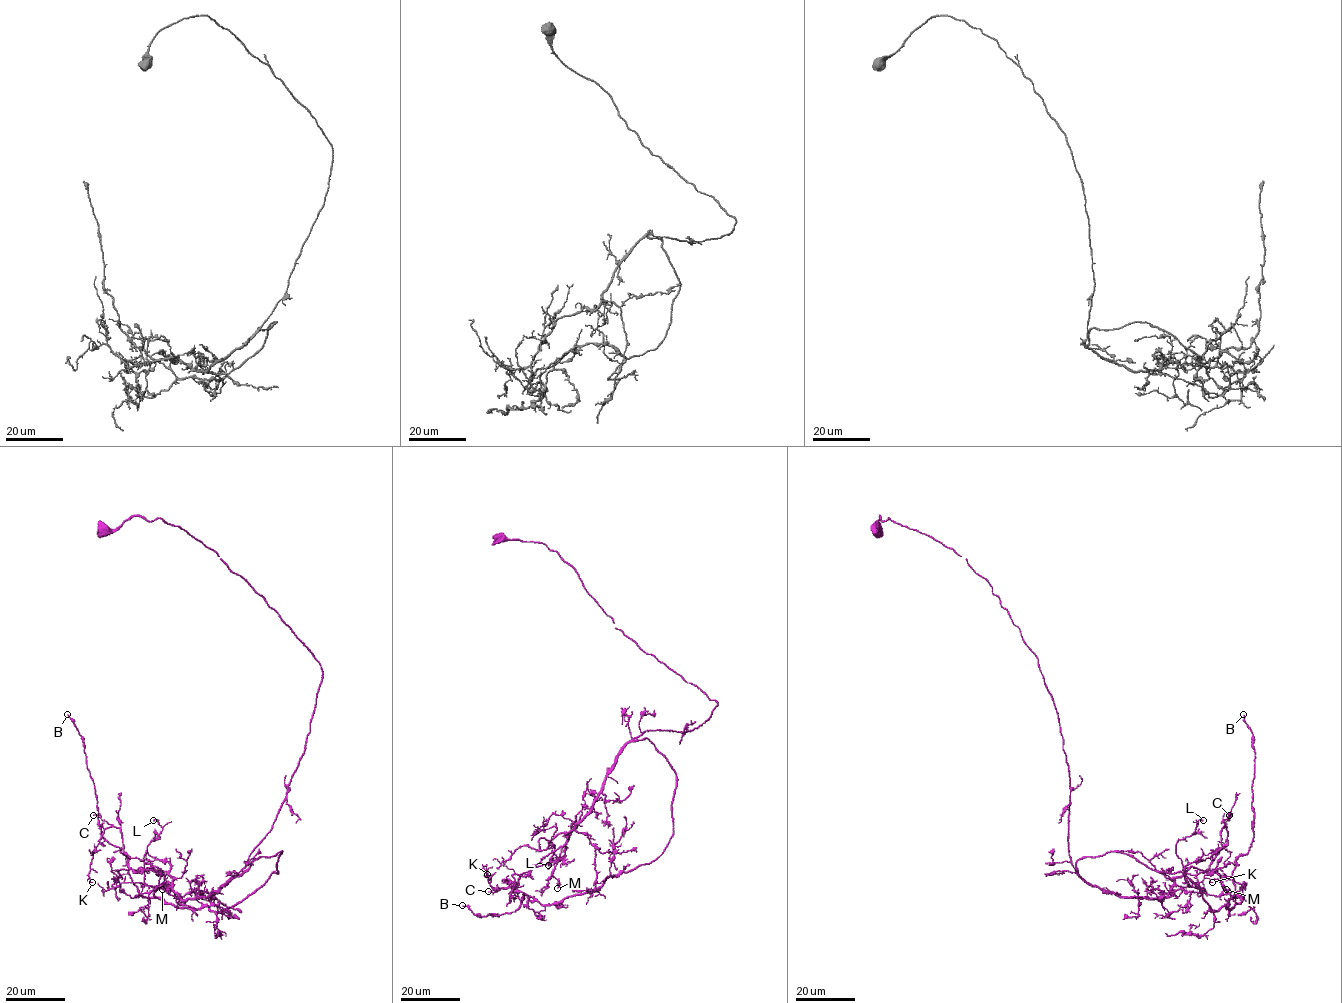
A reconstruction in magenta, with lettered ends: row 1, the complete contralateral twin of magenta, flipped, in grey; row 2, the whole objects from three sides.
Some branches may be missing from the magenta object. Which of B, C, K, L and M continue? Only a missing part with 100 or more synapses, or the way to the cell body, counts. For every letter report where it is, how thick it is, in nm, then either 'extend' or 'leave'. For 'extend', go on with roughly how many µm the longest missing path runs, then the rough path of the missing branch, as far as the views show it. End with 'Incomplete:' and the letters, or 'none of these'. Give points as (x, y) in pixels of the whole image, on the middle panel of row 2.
B: (462, 905) | 180 nm | leave
C: (488, 891) | 110 nm | leave
K: (487, 874) | 90 nm | leave
L: (548, 865) | 130 nm | leave
M: (557, 888) | 100 nm | leave
Incomplete: none of these

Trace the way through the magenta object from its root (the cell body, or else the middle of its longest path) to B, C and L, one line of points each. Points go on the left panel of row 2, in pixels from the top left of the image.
B: (104, 531), (178, 525), (321, 666), (238, 875), (281, 852), (278, 872), (221, 911), (144, 897), (67, 714)
C: (104, 531), (184, 530), (322, 677), (271, 830), (209, 897), (183, 900), (169, 862), (129, 857), (93, 815)
L: (104, 531), (134, 516), (178, 525), (322, 671), (287, 798), (224, 886), (185, 900), (148, 886), (153, 820)

